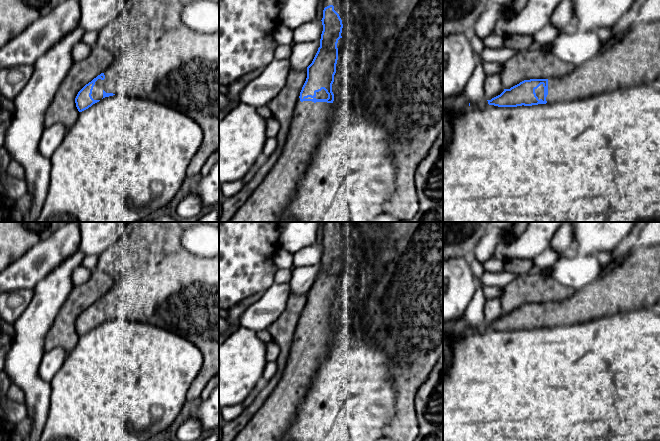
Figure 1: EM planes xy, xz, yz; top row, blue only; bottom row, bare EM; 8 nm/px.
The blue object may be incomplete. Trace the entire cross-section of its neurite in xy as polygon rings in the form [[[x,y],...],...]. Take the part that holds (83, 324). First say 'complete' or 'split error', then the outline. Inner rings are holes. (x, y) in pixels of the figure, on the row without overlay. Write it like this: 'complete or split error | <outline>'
split error | [[[127,222],[120,238],[99,255],[97,269],[112,277],[113,287],[86,308],[75,322],[79,336],[105,321],[121,318],[149,323],[193,343],[203,355],[203,364],[187,392],[189,401],[199,398],[210,379],[219,372],[219,255],[199,257],[188,252],[181,244],[183,231],[199,224],[219,226],[219,222]]]

